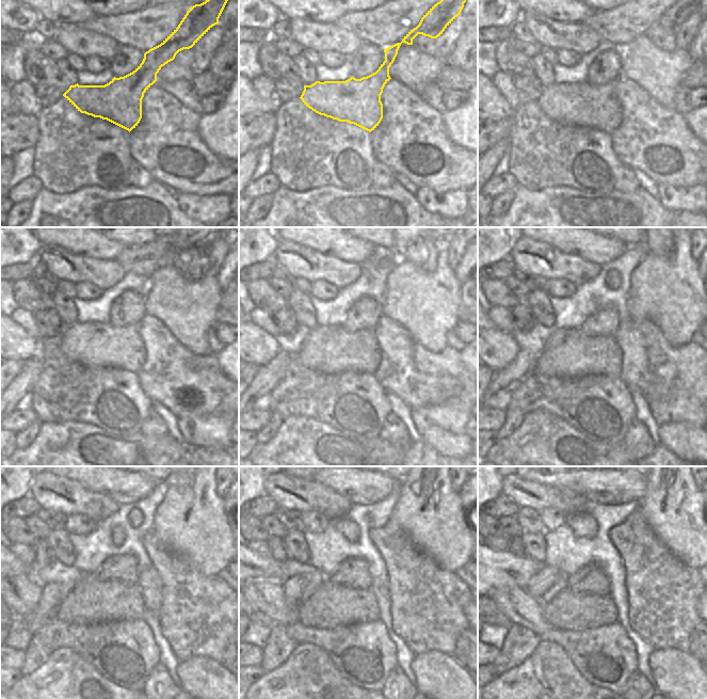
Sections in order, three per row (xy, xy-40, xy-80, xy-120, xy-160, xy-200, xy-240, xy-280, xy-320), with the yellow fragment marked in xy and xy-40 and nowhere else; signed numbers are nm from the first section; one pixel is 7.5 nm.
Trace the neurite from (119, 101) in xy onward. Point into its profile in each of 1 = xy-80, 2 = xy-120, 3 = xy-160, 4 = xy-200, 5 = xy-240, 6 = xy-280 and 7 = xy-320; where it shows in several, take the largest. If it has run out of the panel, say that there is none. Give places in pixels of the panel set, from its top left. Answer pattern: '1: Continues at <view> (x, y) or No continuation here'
1: Continues at xy-80 (597, 107)
2: Continues at xy-120 (92, 344)
3: Continues at xy-160 (326, 349)
4: Continues at xy-200 (568, 352)
5: Continues at xy-240 (92, 600)
6: Continues at xy-280 (332, 605)
7: Continues at xy-320 (576, 610)

